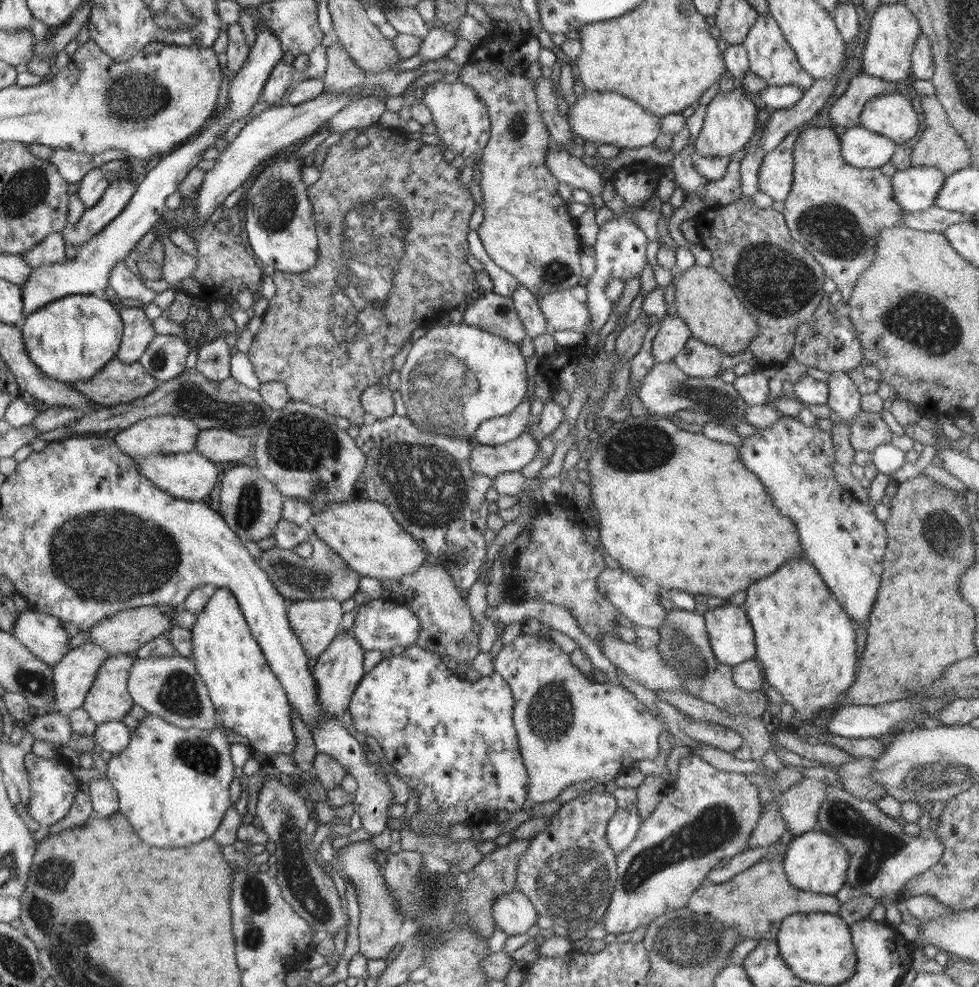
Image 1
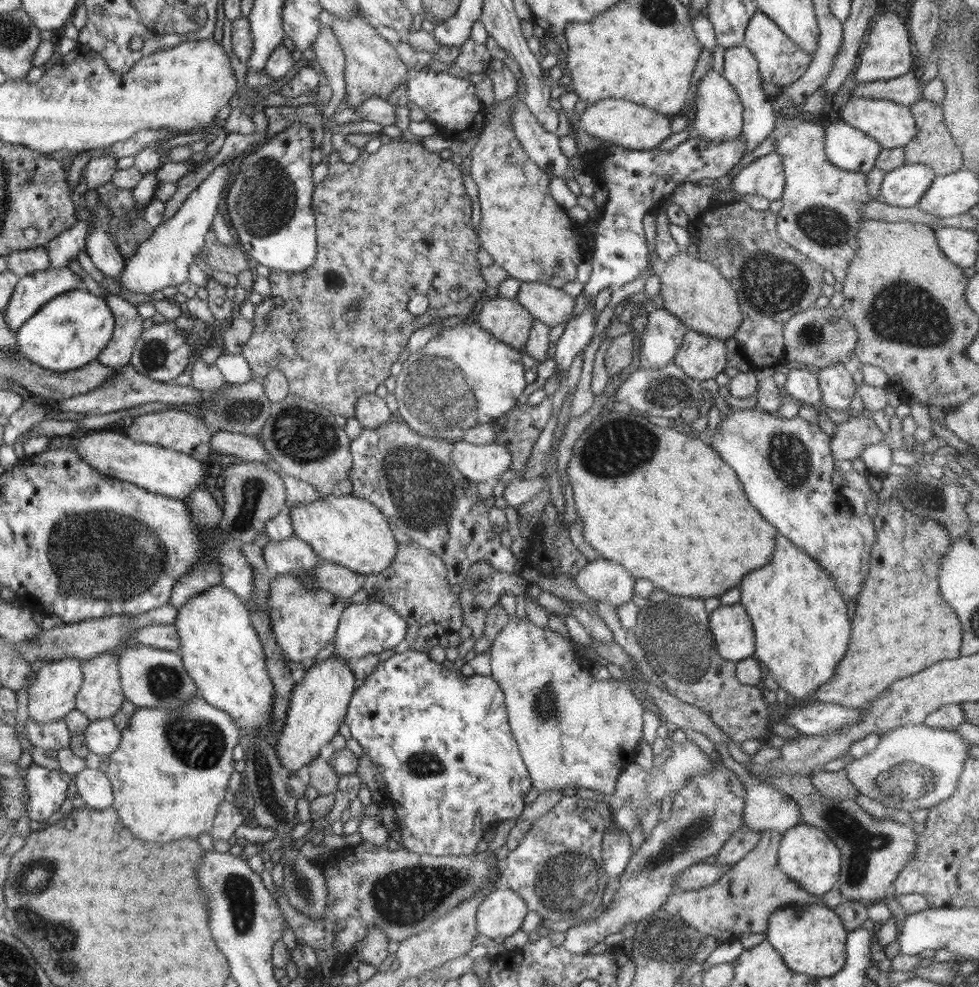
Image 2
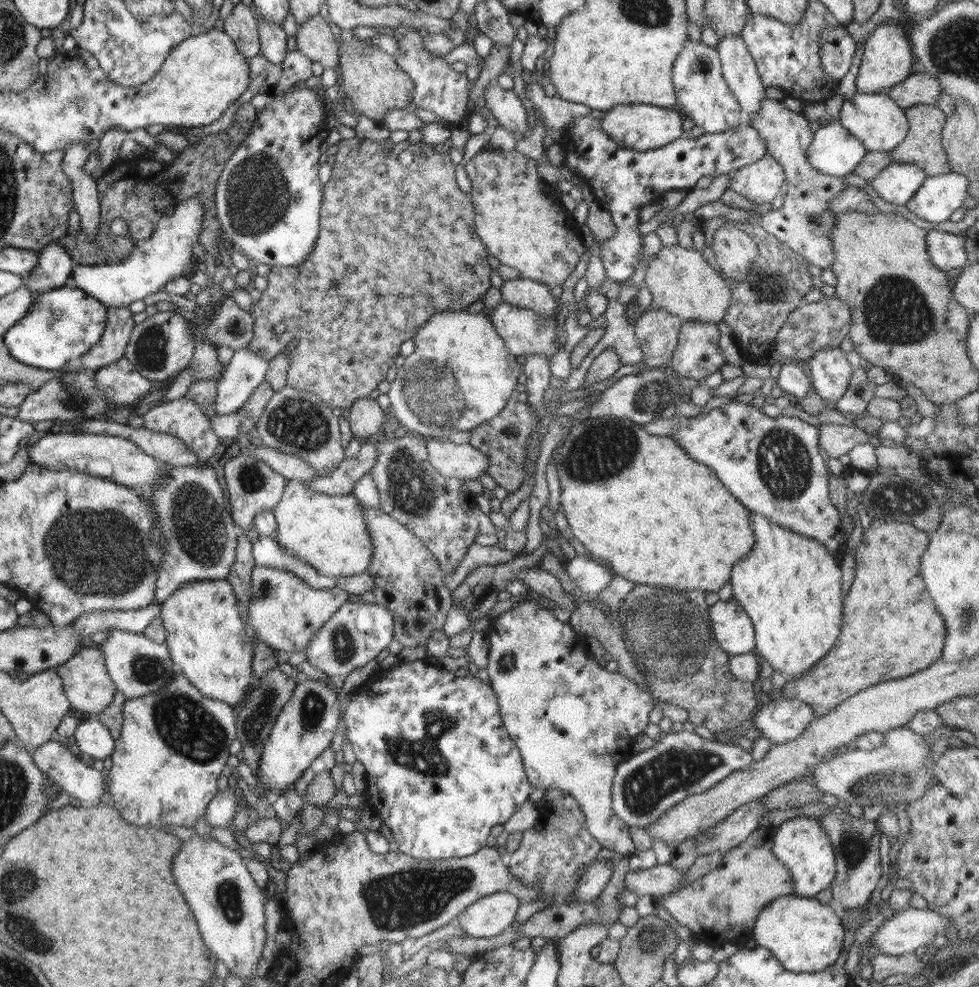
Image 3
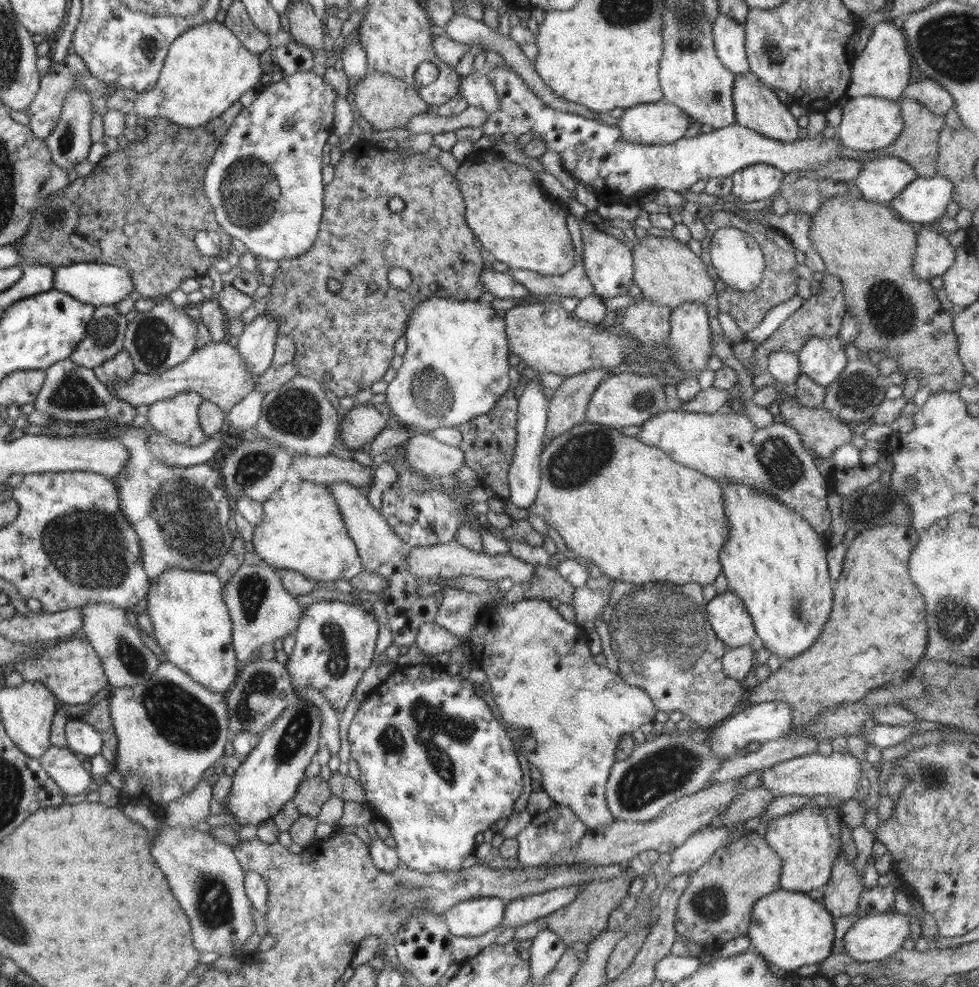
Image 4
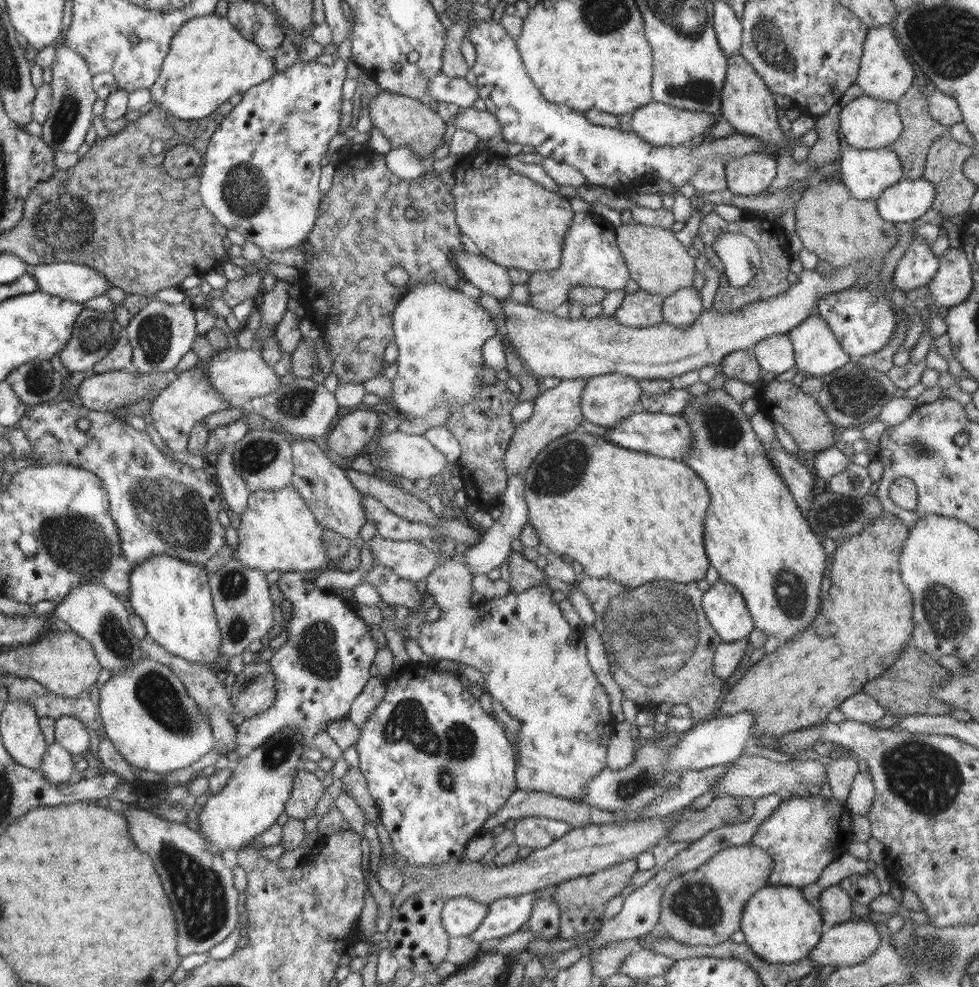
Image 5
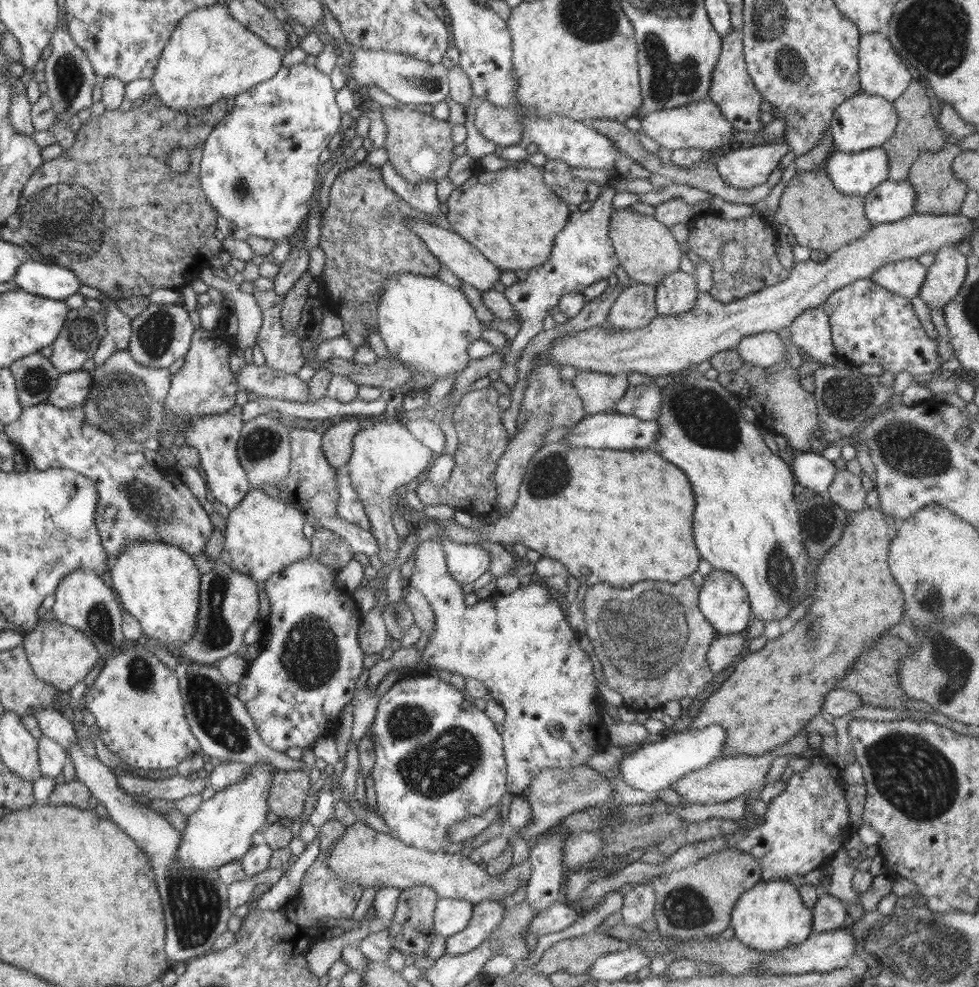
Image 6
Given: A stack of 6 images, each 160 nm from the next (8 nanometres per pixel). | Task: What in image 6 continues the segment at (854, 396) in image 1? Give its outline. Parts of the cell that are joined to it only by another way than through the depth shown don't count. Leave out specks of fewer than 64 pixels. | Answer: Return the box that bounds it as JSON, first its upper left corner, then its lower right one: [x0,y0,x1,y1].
[788,306,838,367]

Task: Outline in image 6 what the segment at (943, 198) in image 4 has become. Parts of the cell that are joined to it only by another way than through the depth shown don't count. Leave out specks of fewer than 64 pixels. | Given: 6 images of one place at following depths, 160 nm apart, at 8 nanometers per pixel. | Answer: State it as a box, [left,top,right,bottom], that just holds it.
[864,179,916,223]

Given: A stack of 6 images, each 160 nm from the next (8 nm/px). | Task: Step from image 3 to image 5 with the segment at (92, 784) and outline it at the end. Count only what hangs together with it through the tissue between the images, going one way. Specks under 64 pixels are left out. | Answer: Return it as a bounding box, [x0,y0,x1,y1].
[40,742,74,783]

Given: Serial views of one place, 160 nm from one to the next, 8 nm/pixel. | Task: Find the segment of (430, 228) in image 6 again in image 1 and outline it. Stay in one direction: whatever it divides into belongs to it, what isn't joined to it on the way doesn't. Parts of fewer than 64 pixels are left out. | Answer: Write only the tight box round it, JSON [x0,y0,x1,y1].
[537,285,590,336]

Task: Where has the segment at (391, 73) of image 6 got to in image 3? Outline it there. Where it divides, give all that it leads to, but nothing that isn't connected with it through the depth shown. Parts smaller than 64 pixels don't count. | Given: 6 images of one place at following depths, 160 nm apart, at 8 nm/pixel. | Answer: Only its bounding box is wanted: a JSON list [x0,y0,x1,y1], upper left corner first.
[481,82,532,140]

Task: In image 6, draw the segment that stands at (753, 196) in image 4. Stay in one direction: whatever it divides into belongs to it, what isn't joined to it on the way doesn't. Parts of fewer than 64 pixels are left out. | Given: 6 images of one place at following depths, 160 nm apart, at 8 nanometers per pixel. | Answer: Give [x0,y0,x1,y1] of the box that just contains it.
[715,140,789,189]

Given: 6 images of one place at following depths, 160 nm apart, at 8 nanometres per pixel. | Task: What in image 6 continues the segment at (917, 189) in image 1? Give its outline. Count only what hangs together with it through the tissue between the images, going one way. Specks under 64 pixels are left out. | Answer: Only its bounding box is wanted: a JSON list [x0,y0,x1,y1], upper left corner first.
[823,147,888,197]

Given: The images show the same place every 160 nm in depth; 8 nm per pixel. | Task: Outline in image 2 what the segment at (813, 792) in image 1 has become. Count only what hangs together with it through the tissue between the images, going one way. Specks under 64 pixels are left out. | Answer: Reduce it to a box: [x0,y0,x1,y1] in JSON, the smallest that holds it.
[713,741,802,835]

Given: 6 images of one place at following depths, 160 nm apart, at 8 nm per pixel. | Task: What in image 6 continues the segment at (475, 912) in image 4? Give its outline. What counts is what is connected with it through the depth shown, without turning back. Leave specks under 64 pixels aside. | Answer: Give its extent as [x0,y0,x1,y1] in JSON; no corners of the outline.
[433,898,474,937]

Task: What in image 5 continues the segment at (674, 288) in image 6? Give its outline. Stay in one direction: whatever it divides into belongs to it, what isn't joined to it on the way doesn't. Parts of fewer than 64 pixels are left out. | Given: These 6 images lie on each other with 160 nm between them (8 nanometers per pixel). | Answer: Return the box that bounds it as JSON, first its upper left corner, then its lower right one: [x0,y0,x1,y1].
[663,288,702,328]

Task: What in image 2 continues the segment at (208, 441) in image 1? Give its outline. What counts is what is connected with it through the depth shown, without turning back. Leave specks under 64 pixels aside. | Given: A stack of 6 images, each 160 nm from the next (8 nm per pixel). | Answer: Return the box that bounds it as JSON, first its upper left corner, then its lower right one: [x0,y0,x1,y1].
[211,431,274,467]

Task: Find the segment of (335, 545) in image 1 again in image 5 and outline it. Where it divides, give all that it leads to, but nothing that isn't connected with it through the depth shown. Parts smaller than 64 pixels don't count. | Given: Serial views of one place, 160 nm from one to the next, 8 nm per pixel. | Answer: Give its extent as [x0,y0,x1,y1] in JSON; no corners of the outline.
[234,485,360,574]

